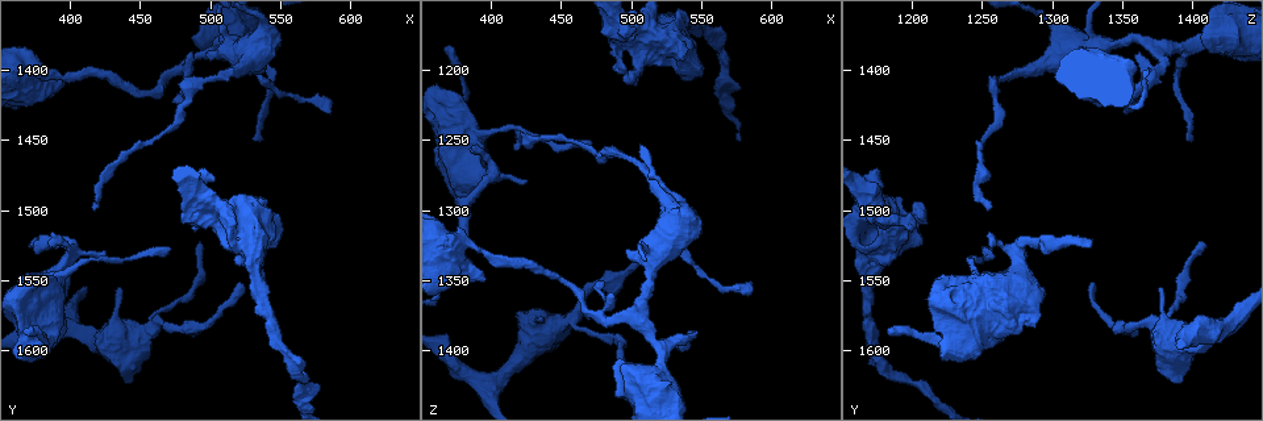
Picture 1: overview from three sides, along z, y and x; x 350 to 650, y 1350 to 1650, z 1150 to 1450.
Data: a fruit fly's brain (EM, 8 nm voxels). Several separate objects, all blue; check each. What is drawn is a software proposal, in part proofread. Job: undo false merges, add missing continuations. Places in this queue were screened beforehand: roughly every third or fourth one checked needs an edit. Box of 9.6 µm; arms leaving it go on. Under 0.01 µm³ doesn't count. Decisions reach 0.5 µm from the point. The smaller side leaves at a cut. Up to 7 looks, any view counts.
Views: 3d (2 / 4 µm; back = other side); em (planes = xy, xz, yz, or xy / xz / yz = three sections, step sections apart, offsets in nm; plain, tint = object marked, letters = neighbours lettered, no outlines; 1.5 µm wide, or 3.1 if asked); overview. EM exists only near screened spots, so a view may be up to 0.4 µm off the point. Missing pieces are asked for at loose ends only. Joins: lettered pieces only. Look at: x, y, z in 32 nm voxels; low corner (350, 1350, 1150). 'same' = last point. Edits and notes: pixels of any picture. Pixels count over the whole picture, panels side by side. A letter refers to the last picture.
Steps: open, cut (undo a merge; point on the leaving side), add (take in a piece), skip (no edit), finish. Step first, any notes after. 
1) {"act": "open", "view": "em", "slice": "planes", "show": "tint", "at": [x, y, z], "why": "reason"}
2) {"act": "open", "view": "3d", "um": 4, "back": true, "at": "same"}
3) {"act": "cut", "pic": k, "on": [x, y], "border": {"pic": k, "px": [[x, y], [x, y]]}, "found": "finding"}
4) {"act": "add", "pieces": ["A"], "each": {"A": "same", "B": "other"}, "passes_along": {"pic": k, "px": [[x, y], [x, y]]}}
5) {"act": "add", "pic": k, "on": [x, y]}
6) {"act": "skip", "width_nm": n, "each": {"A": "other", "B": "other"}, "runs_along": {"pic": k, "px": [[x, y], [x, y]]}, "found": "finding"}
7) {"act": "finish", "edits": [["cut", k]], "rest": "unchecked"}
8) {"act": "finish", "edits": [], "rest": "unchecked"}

{"act": "open", "view": "3d", "um": 2, "at": [478, 1424, 1352], "why": "thin end"}

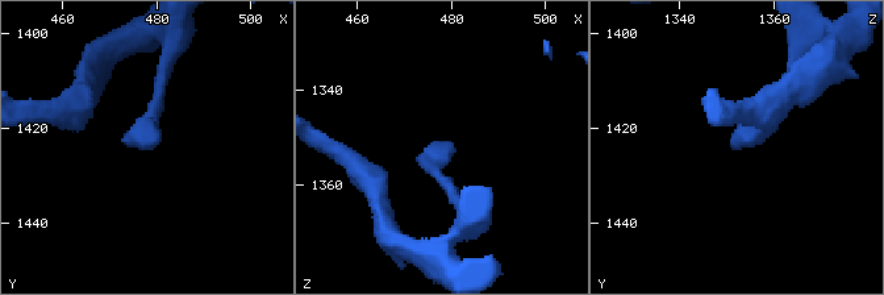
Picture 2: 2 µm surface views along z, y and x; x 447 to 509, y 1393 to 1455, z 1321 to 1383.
{"act": "open", "view": "em", "slice": "xy", "step": 8, "show": "letters", "at": [477, 1423, 1350], "why": "shape alone is not enough"}

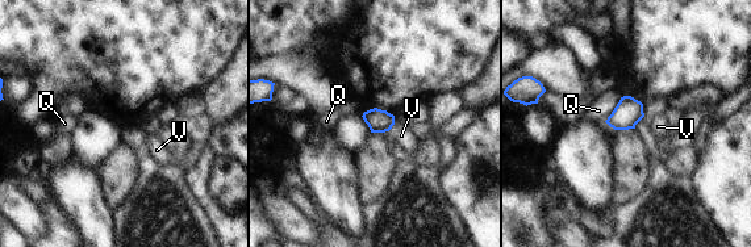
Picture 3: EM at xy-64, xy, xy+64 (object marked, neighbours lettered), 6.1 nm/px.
{"act": "skip", "width_nm": 140, "longest_contact_nm": ["Q", 180], "each": {"Q": "other", "V": "other"}, "found": "none of them fits"}

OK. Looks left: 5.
{"act": "open", "view": "3d", "um": 2, "at": [500, 1492, 1206], "why": "branch stops here"}

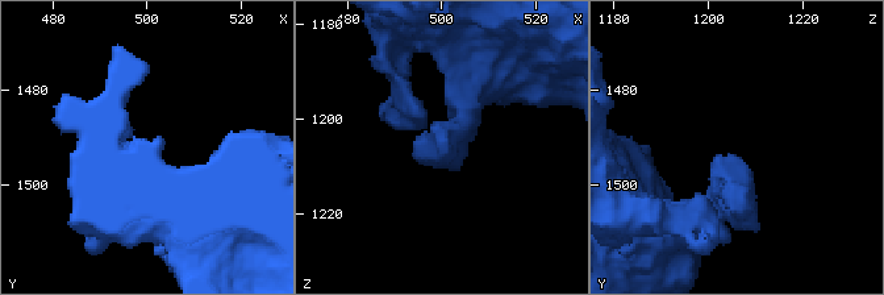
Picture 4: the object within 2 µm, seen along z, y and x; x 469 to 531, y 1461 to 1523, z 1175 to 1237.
{"act": "open", "view": "em", "slice": "planes", "show": "letters", "at": [501, 1493, 1205], "why": "need the tissue"}

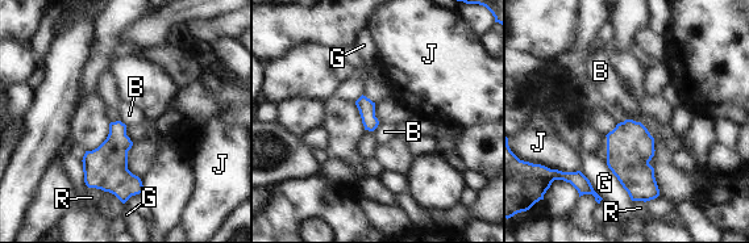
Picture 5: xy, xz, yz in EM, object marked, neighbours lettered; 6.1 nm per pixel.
{"act": "skip", "longest_contact_nm": ["G", 280], "each": {"B": "other", "G": "other", "J": "other", "R": "other"}, "border": {"pic": 5, "px": [[627, 118], [639, 122]]}, "found": "none of them fits"}

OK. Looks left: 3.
{"act": "open", "view": "3d", "um": 2, "at": [372, 1524, 1326], "why": "branch stops here"}

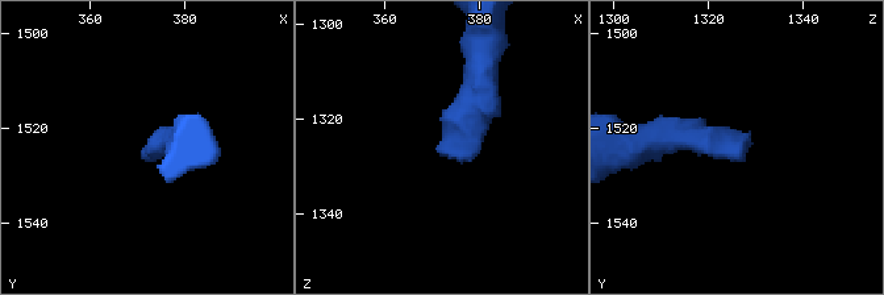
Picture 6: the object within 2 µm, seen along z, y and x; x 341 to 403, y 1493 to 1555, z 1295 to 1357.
{"act": "open", "view": "em", "slice": "xz", "step": 8, "show": "letters", "at": [372, 1527, 1327]}

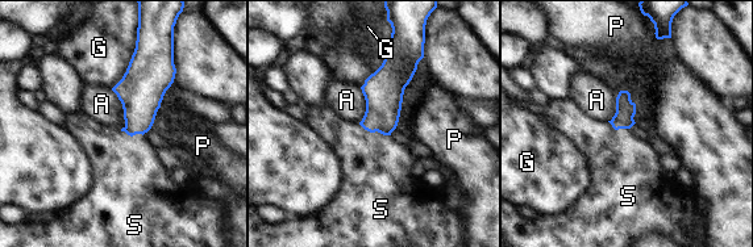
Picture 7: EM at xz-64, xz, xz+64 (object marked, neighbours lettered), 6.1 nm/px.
{"act": "add", "pieces": ["S"], "width_nm": 130, "each": {"A": "other", "G": "other", "P": "other", "S": "same"}, "passes_along": {"pic": 7, "px": [[383, 92], [374, 132], [375, 168]]}, "found": "it goes on there"}

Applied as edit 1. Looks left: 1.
{"act": "finish", "edits": [["add", 7]], "rest": "unchecked"}

